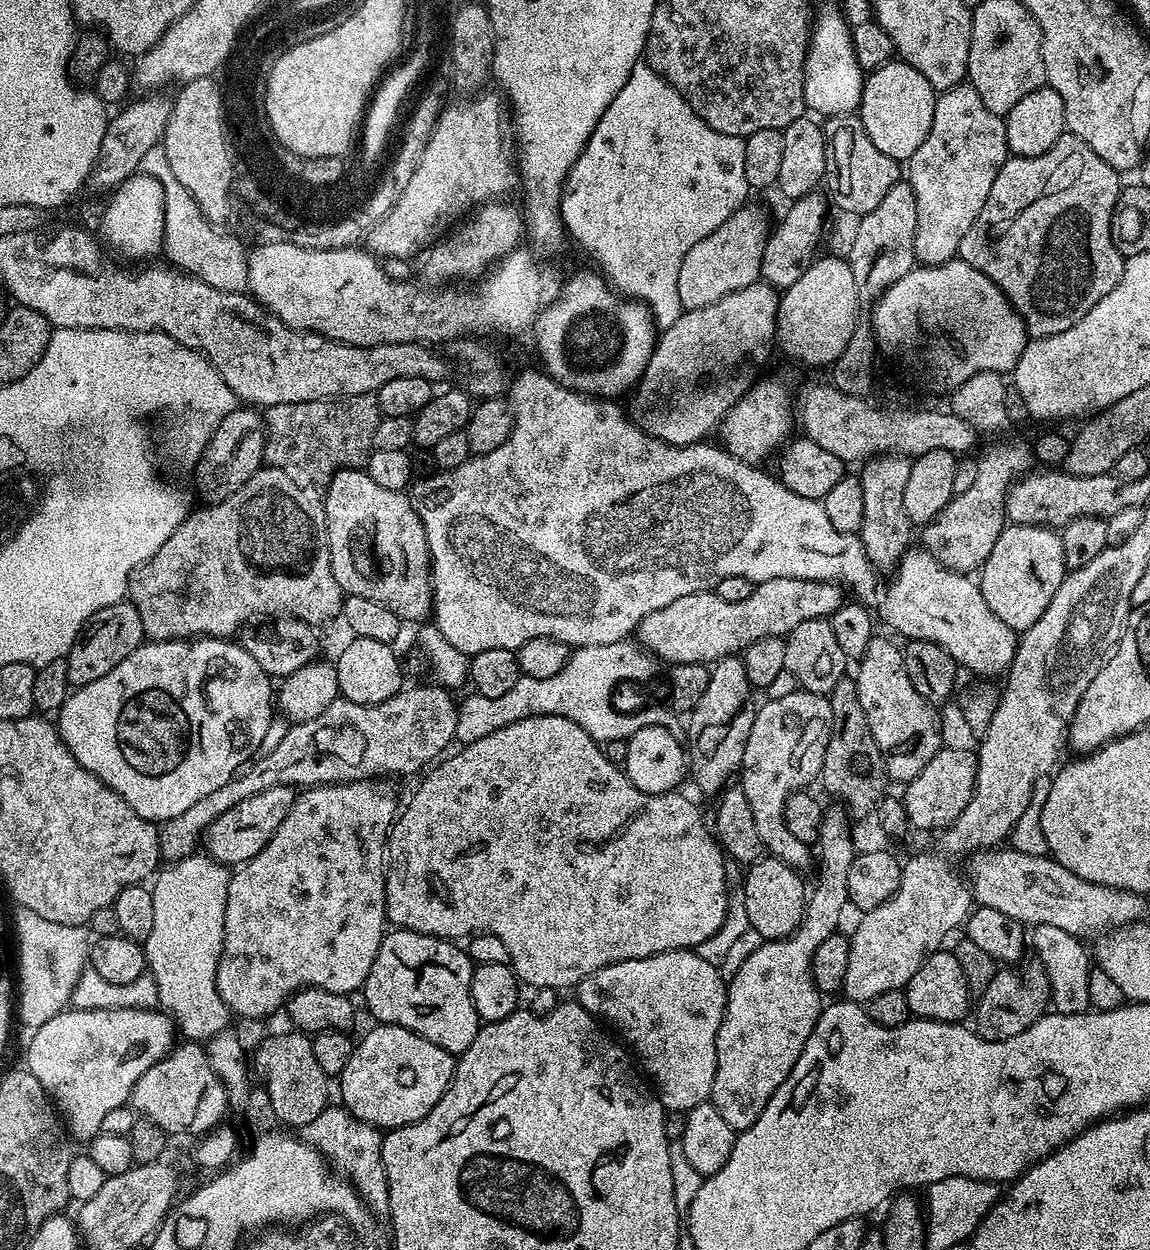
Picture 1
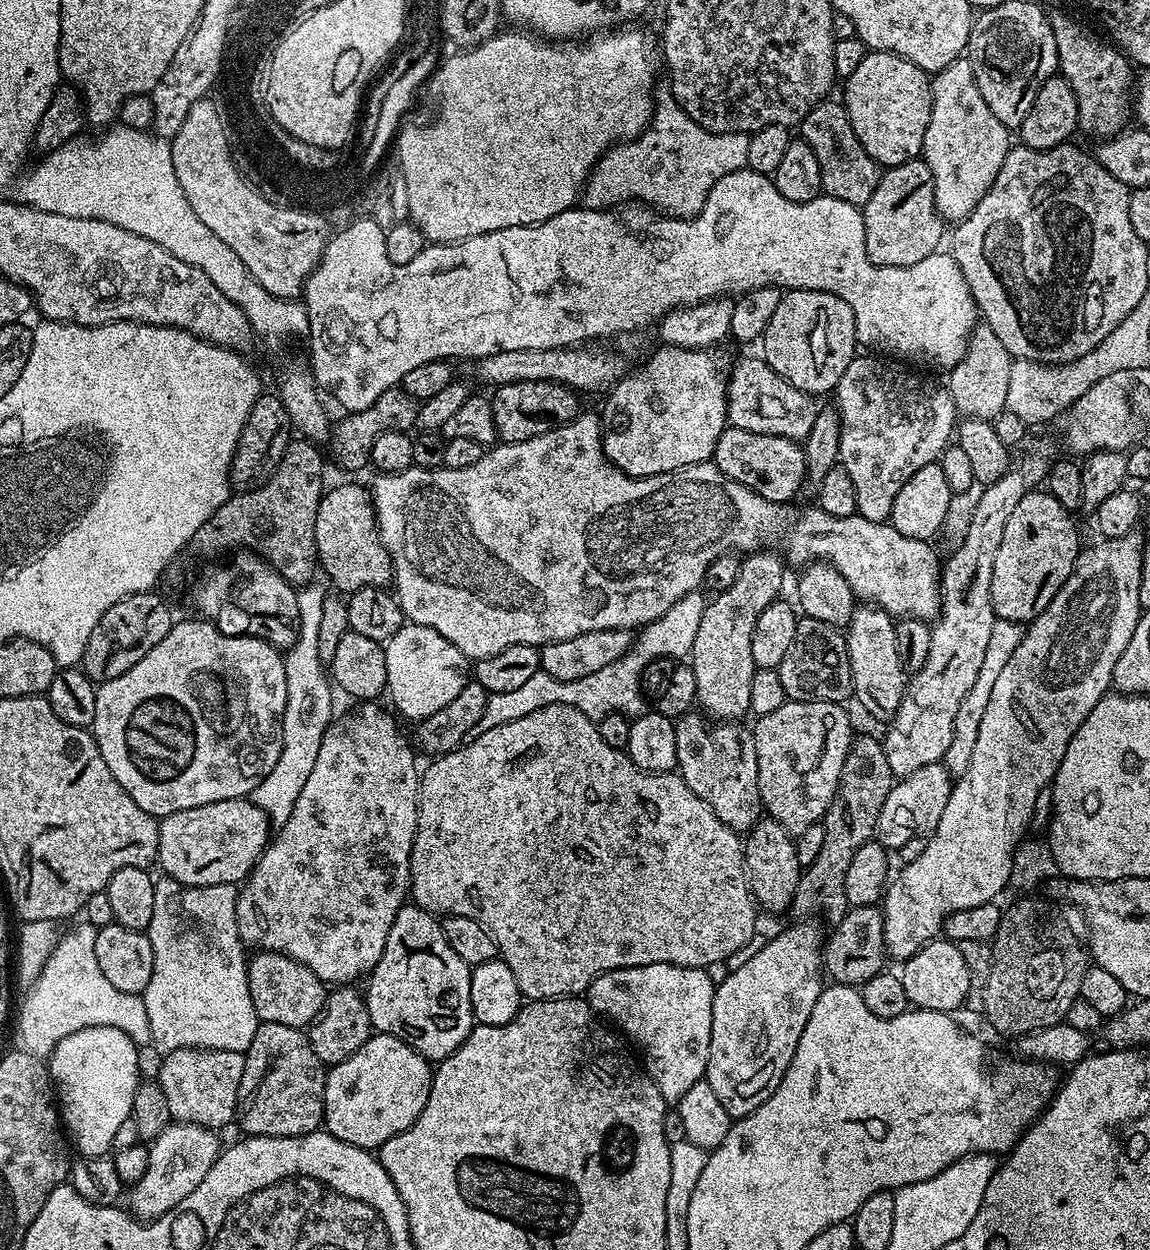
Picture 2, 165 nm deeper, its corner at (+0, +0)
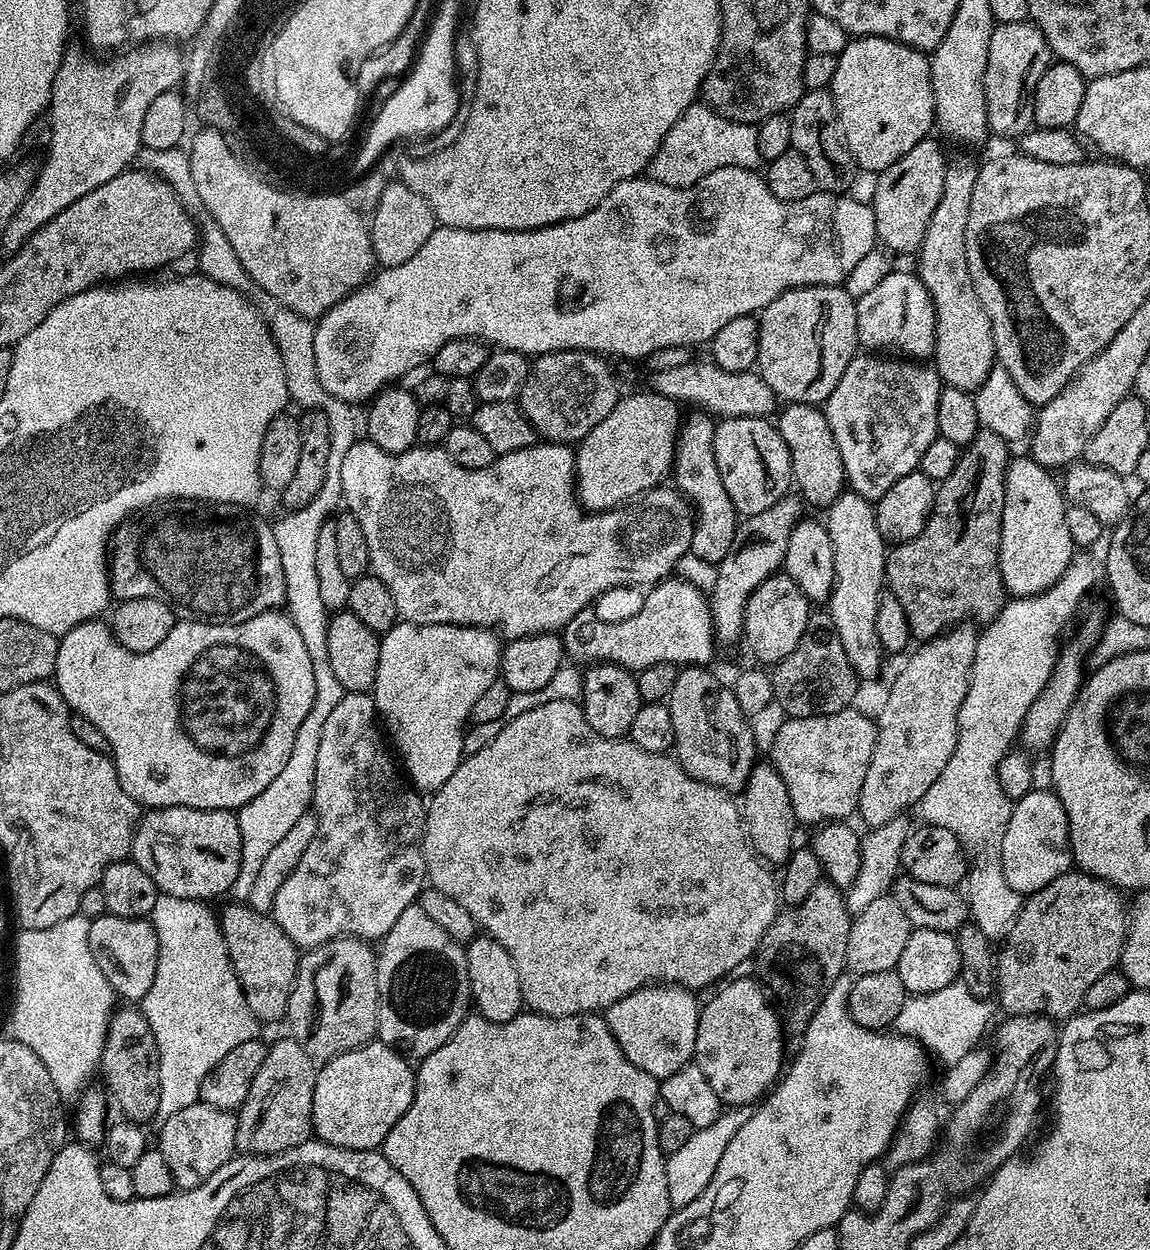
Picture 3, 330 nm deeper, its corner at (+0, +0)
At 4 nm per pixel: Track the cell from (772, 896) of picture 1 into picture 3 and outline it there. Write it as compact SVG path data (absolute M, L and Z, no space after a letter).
M758 762L750 770L750 778L742 793L742 815L756 855L769 865L783 865L794 847L792 839L796 836L798 821L786 791L786 782L782 782L782 774L778 774L771 762Z

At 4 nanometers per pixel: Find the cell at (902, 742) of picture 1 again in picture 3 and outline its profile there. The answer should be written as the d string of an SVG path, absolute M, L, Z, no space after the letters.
M845 490L827 508L826 516L826 527L834 546L836 571L836 581L832 587L832 595L826 601L826 611L834 622L834 630L838 630L838 638L842 638L846 658L850 658L850 666L856 671L857 677L876 676L880 672L880 663L886 659L886 653L878 640L878 629L874 626L878 618L880 594L886 588L886 541L882 534L878 534L873 501L862 498L856 492Z

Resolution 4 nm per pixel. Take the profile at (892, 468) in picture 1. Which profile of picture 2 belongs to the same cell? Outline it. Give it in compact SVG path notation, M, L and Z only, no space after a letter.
M858 354L850 366L846 366L846 374L842 374L838 385L840 460L846 474L850 474L850 482L854 482L856 511L862 518L887 521L894 510L898 490L902 490L922 466L937 463L953 439L958 424L956 407L947 387L931 378L936 379L879 354Z

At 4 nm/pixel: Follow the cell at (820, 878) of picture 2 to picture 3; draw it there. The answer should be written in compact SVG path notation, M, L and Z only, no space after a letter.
M821 882L800 904L785 907L777 915L756 949L756 972L763 987L778 1004L780 999L783 1019L787 1023L789 1020L797 1030L807 1027L830 986L845 975L846 942L853 919L845 893L833 884Z

